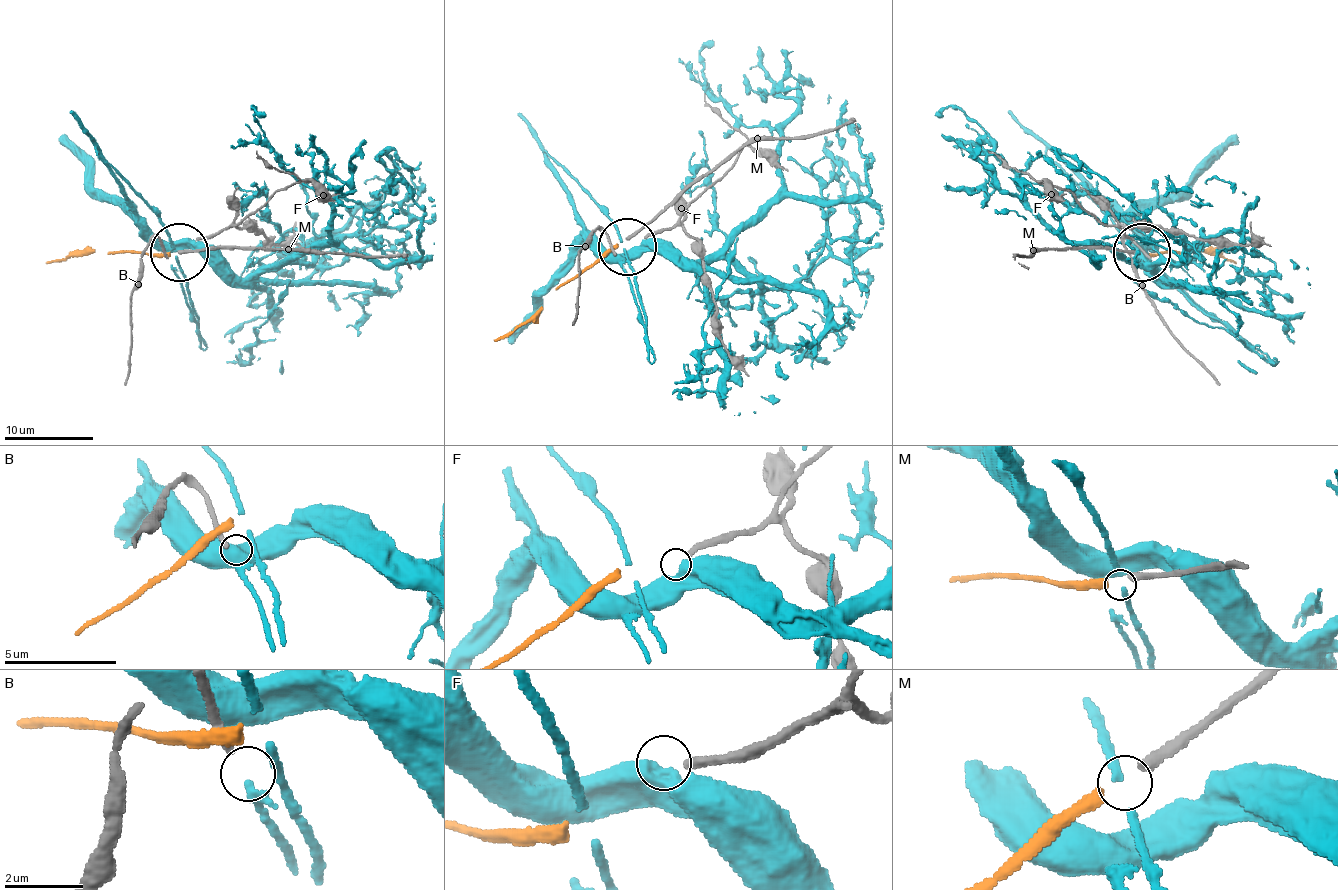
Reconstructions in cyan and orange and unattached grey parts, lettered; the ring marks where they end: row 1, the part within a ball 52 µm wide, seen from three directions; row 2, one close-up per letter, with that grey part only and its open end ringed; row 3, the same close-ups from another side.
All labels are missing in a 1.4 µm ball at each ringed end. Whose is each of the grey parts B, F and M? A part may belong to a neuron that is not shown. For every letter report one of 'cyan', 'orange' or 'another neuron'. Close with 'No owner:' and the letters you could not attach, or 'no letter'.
B: cyan
F: another neuron
M: orange
No owner: F

